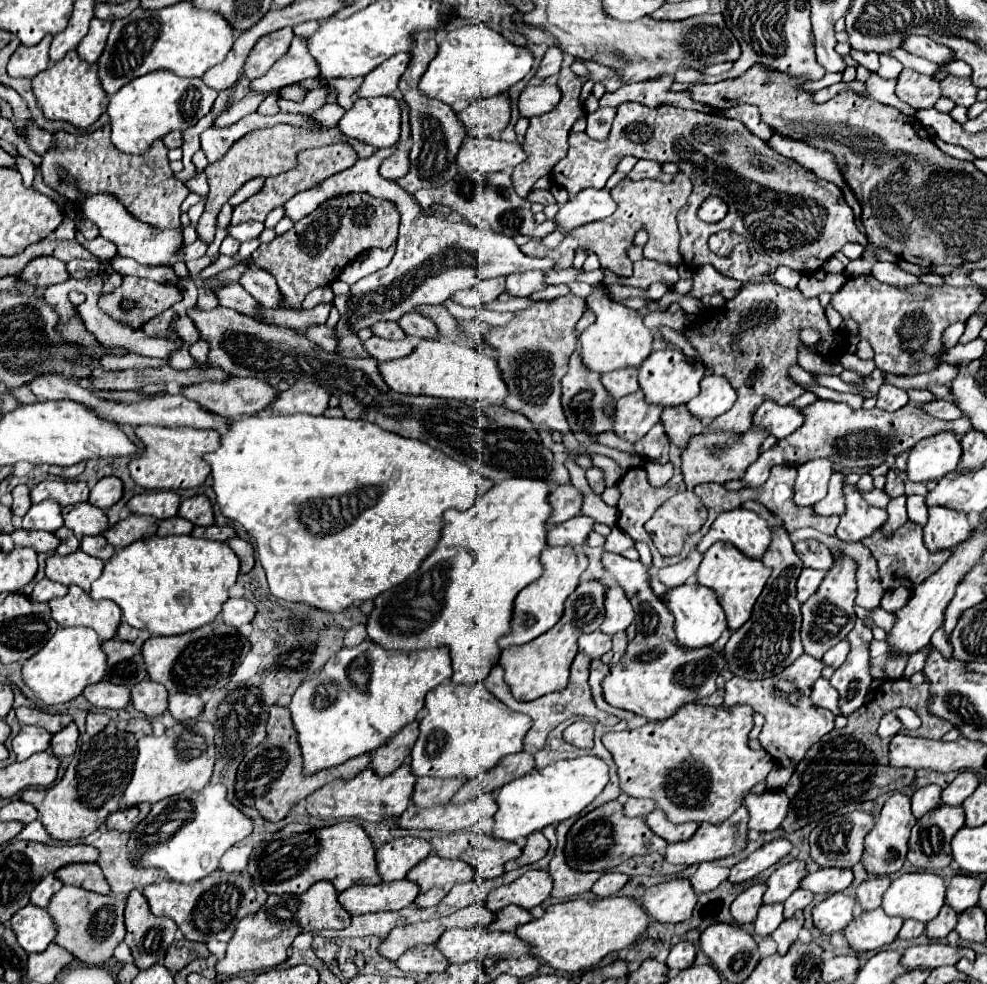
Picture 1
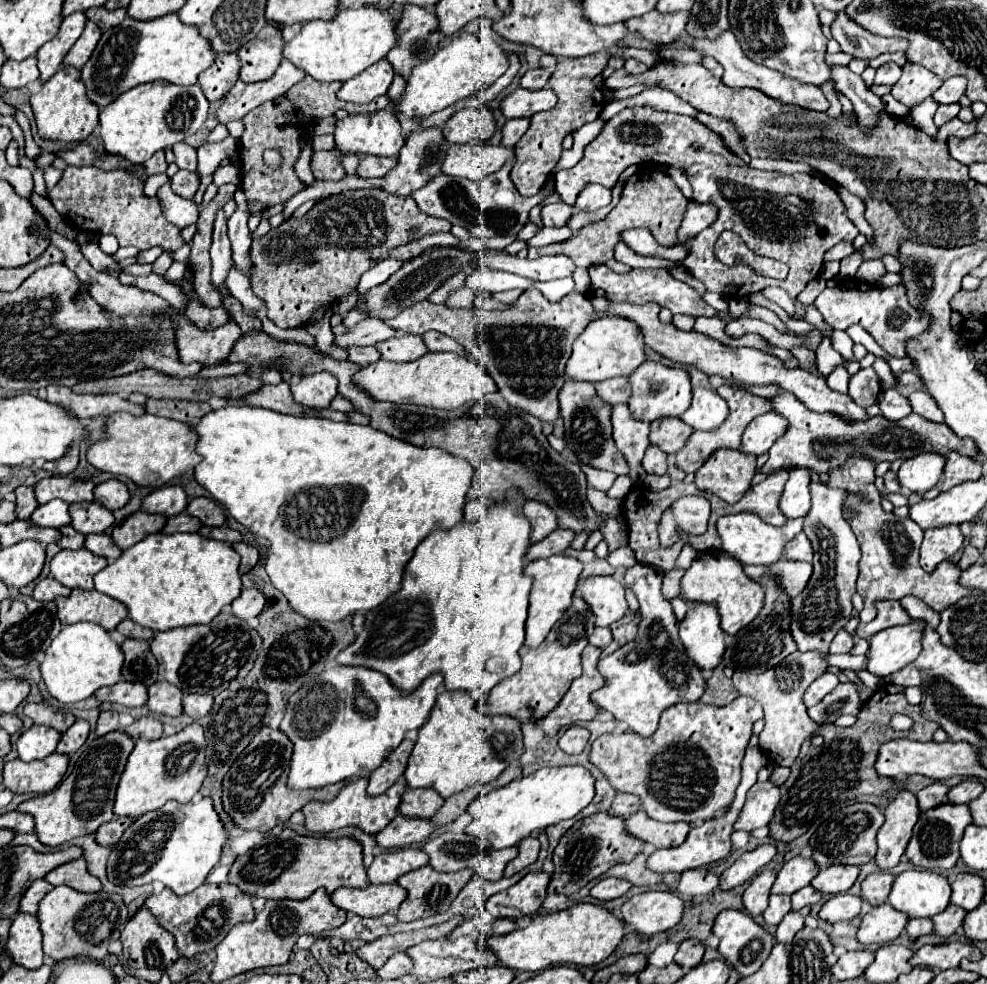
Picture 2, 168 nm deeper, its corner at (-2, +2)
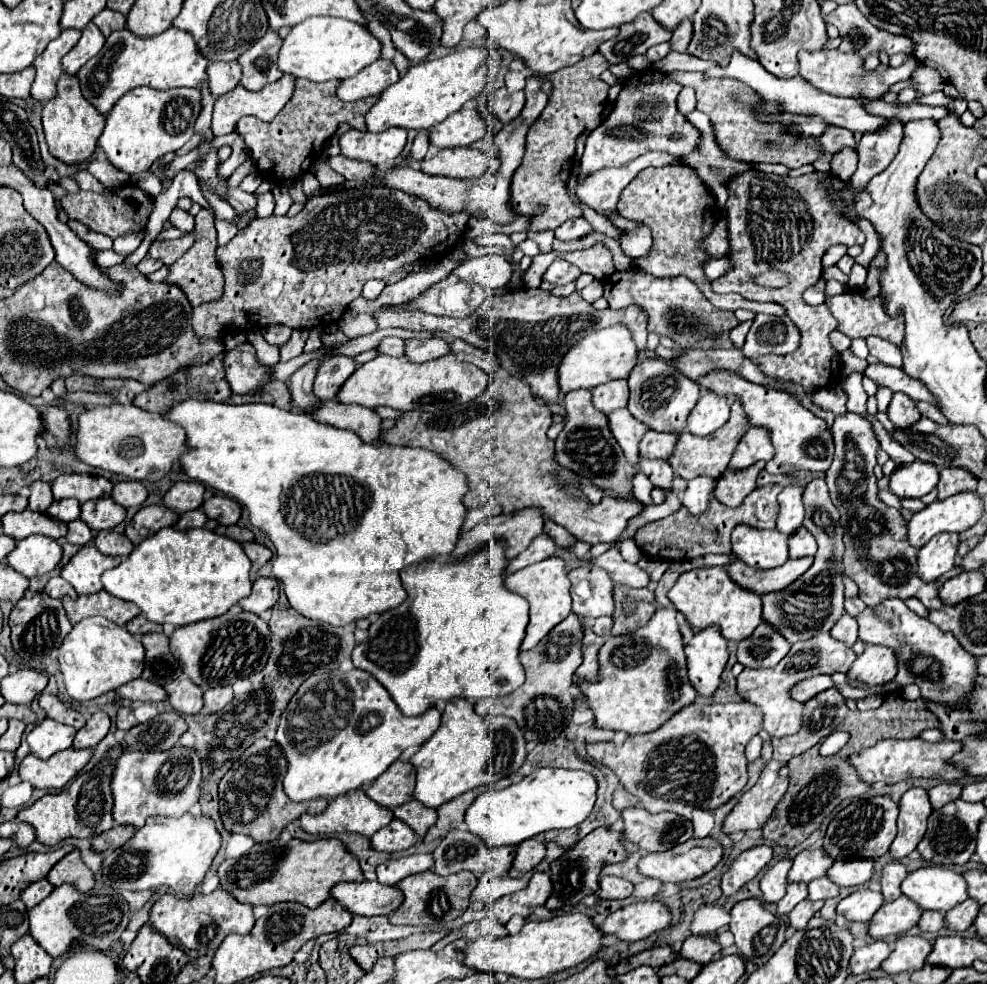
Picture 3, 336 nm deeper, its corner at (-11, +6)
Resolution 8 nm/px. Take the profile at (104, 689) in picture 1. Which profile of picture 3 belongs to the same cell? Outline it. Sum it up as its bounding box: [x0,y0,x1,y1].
[116,679,168,703]

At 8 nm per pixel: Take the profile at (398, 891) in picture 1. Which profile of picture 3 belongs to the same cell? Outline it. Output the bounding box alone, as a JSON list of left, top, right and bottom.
[330,881,402,915]

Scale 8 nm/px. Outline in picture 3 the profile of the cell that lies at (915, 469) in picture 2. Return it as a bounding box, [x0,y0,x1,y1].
[890,461,938,499]

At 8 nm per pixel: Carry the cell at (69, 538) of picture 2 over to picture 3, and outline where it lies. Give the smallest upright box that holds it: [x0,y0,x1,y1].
[66,519,92,545]

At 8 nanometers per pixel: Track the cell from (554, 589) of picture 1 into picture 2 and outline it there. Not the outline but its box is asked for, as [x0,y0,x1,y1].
[525,555,583,647]

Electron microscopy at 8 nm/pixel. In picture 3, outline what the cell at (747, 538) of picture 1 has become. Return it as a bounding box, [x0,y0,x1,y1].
[732,525,788,569]

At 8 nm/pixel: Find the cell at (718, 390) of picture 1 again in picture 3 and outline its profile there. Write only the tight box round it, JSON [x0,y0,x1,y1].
[686,391,730,437]

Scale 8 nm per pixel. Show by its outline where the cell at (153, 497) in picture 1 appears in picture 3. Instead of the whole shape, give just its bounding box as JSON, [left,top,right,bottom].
[164,481,204,513]

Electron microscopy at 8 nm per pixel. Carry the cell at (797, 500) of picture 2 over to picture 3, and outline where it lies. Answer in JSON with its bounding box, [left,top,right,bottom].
[776,487,804,533]

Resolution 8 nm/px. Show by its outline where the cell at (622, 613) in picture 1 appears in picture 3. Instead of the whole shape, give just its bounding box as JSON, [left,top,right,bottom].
[568,565,614,619]

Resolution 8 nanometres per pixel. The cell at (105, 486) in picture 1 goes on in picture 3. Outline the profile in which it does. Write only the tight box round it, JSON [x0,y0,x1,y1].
[112,481,148,507]

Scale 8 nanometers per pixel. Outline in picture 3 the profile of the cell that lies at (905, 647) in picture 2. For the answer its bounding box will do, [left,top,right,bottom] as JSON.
[848,645,896,687]

